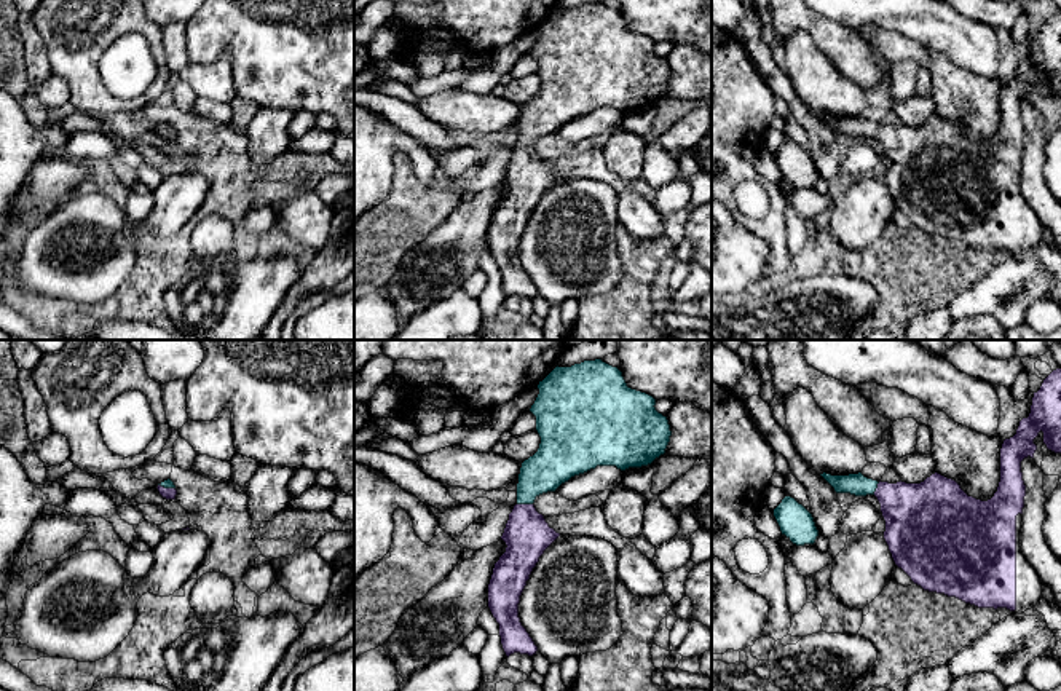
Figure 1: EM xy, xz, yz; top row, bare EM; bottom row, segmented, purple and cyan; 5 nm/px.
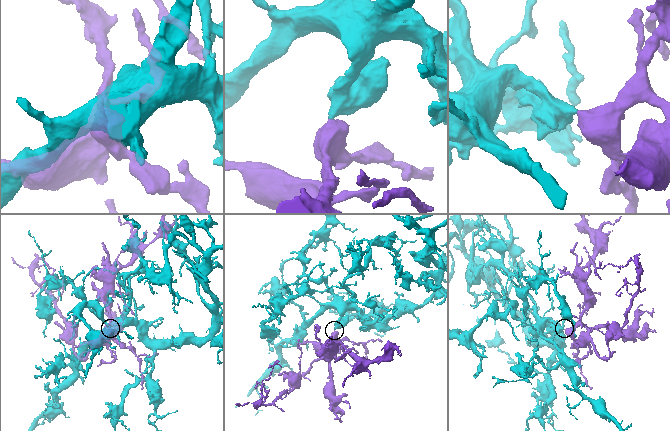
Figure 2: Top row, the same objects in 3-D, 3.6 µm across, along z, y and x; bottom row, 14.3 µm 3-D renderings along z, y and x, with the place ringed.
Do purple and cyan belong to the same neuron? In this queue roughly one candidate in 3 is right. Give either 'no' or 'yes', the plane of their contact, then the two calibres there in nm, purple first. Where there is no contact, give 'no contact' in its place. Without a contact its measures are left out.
yes | xz | 240/220 nm

